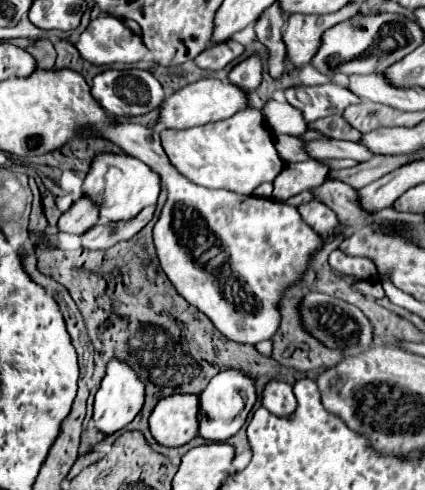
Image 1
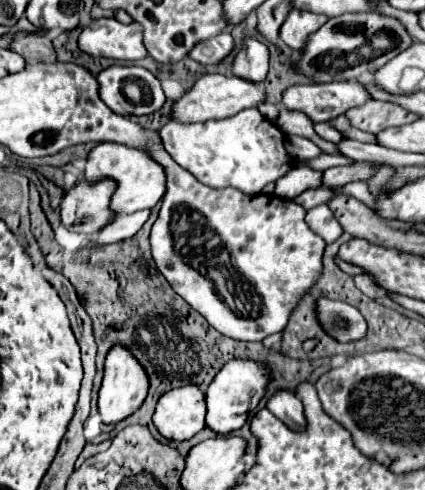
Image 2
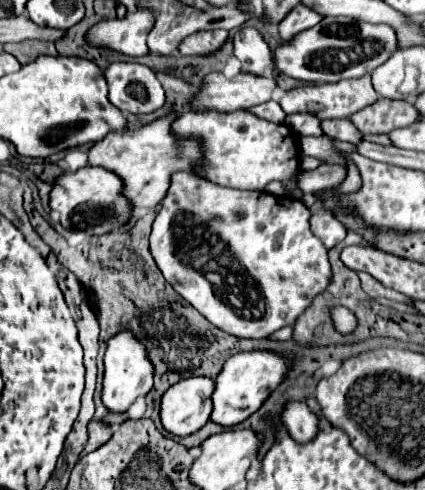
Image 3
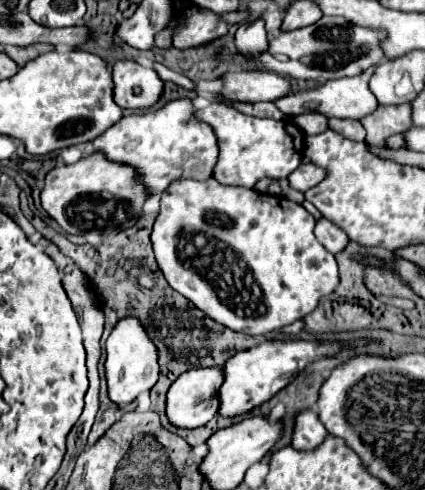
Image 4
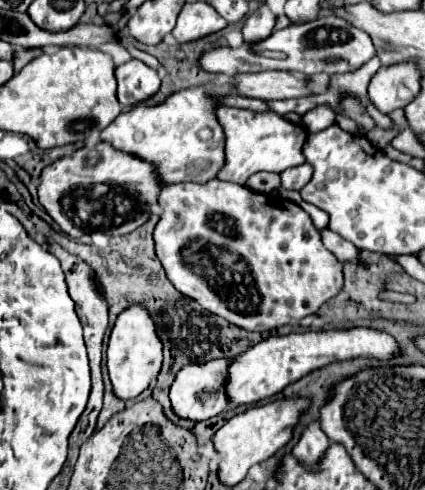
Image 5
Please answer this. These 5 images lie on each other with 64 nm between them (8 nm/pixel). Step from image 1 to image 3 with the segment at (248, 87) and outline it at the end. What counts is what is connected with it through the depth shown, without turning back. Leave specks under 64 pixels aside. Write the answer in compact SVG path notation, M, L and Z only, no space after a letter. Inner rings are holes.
M242 28L234 36L234 56L242 62L242 72L262 76L272 64L272 52L256 28Z

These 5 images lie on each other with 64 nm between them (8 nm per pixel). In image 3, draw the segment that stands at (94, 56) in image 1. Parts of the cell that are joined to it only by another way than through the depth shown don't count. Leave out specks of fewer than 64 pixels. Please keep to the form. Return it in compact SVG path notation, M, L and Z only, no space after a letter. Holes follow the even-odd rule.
M140 10L134 14L128 14L124 20L100 20L94 24L84 40L92 48L108 48L132 58L148 54L146 36L152 30L154 14Z

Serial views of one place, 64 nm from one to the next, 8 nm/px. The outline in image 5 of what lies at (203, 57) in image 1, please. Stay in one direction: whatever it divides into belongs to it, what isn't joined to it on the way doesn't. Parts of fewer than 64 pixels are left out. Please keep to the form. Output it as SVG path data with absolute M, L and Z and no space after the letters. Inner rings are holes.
M204 2L184 4L176 28L172 30L172 36L178 44L186 44L198 38L206 38L214 32L220 32L226 26L228 22L222 16L218 16L210 4Z

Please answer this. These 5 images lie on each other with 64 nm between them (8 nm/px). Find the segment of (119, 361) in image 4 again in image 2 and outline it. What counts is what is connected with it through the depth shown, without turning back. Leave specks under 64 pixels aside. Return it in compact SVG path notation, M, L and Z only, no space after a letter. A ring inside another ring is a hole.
M114 346L106 356L106 368L104 368L104 380L98 392L98 414L104 424L118 424L132 416L144 402L148 394L148 376L140 362L128 352L126 348Z

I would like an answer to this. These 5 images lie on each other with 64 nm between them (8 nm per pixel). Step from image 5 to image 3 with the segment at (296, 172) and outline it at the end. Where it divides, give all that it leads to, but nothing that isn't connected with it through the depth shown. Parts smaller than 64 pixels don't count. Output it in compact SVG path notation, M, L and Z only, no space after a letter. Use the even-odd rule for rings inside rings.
M324 164L316 170L302 170L298 176L298 186L302 192L318 192L326 188L336 188L346 180L348 170L340 168L338 164Z

